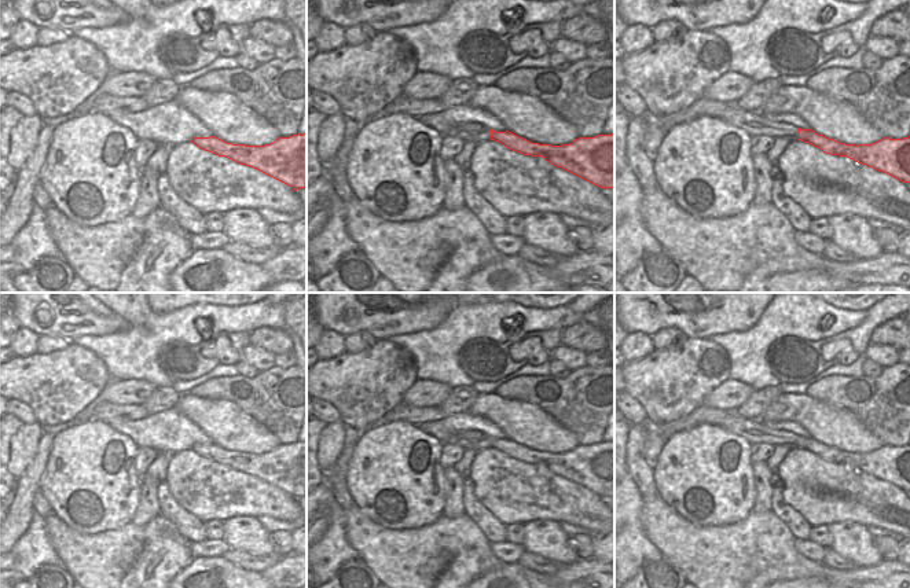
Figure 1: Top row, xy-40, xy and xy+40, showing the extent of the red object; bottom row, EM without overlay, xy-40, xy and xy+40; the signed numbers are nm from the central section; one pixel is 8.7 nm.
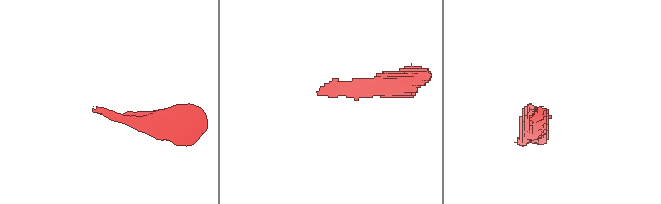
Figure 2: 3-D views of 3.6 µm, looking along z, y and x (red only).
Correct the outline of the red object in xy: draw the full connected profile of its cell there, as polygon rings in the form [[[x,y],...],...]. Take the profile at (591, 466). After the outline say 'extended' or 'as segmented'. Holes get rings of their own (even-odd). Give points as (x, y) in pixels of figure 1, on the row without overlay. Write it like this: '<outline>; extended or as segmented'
[[[441,420],[417,425],[426,434],[444,445],[465,442],[488,442],[491,448],[524,463],[543,464],[551,473],[579,484],[599,496],[614,497],[614,441],[579,445],[569,452],[551,453],[532,451],[509,438],[496,440],[476,430],[452,430]]]; extended

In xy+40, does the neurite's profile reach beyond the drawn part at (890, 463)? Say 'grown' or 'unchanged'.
grown

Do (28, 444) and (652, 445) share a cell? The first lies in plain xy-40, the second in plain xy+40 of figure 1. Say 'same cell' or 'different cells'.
different cells

